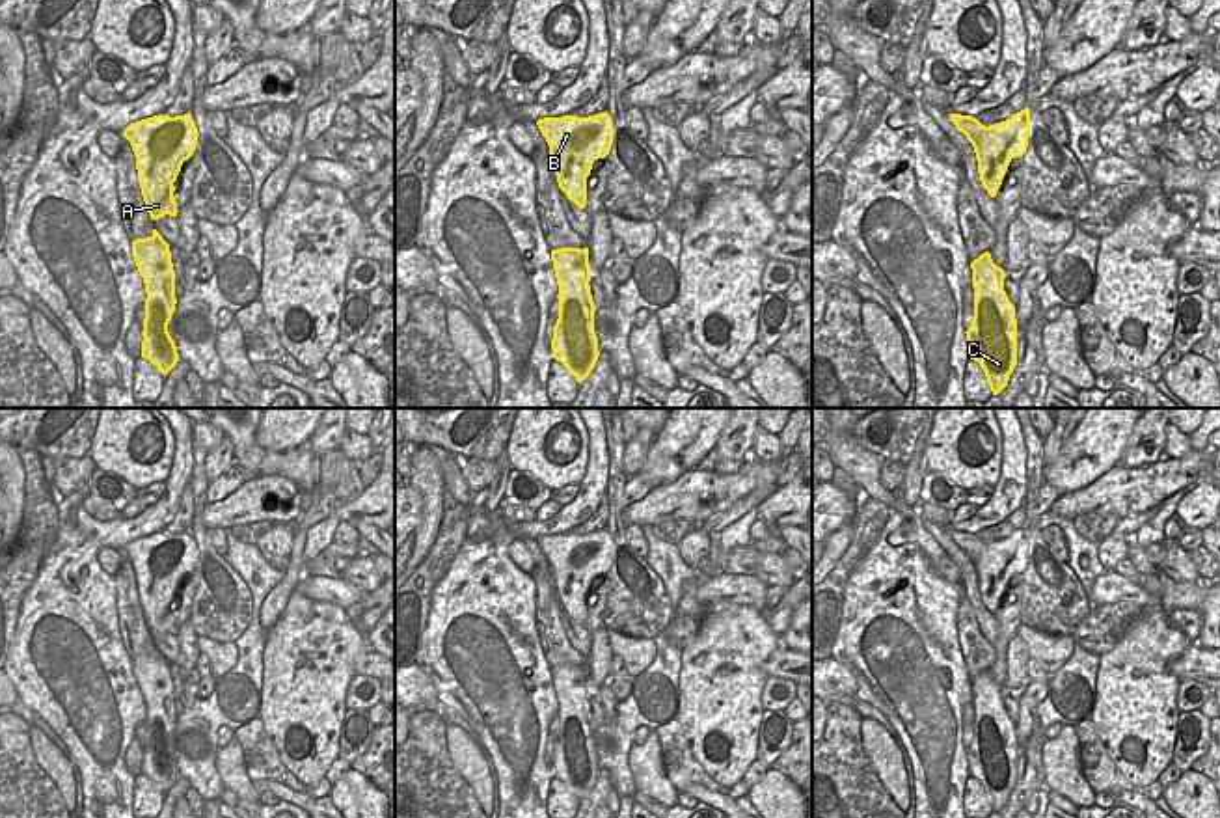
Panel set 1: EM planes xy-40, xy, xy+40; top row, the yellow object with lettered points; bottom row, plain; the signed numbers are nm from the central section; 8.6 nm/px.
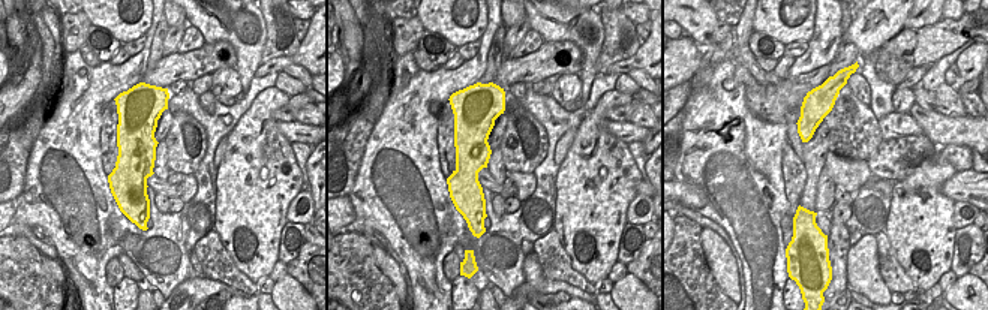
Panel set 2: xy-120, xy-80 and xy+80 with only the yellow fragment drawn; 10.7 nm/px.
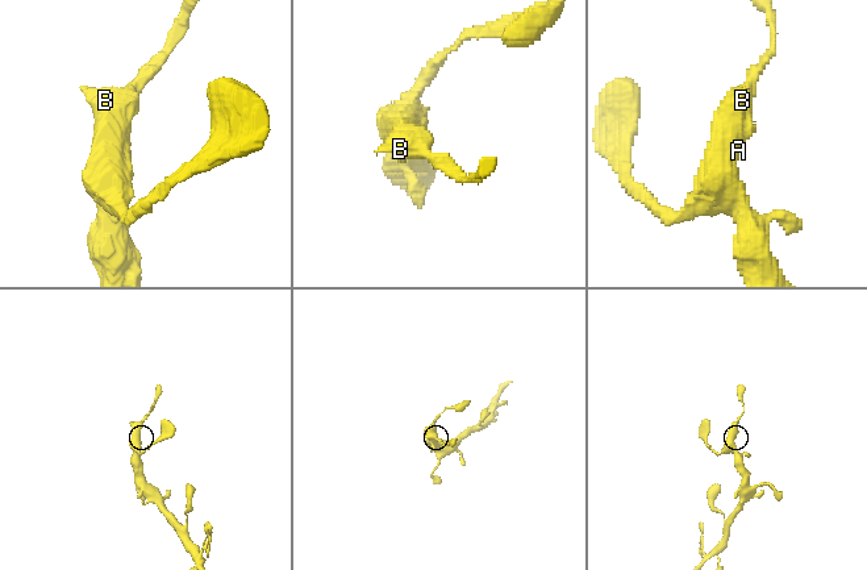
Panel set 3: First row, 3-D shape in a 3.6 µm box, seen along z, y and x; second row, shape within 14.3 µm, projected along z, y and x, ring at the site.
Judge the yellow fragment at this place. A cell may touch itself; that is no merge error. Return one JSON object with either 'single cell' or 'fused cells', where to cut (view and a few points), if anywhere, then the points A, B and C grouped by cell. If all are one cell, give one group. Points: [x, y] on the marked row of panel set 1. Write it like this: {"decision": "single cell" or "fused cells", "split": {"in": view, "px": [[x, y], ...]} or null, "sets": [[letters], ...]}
{"decision": "single cell", "split": null, "sets": [["A", "B", "C"]]}

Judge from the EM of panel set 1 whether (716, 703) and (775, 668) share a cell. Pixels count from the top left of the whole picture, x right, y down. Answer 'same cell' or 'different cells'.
different cells

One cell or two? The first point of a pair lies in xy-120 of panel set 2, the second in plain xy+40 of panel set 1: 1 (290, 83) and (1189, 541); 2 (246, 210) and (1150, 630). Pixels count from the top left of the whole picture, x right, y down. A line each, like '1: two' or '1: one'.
1: two
2: one

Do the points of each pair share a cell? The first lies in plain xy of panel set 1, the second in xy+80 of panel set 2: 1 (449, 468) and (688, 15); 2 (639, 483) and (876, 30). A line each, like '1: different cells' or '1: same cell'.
1: same cell
2: different cells

